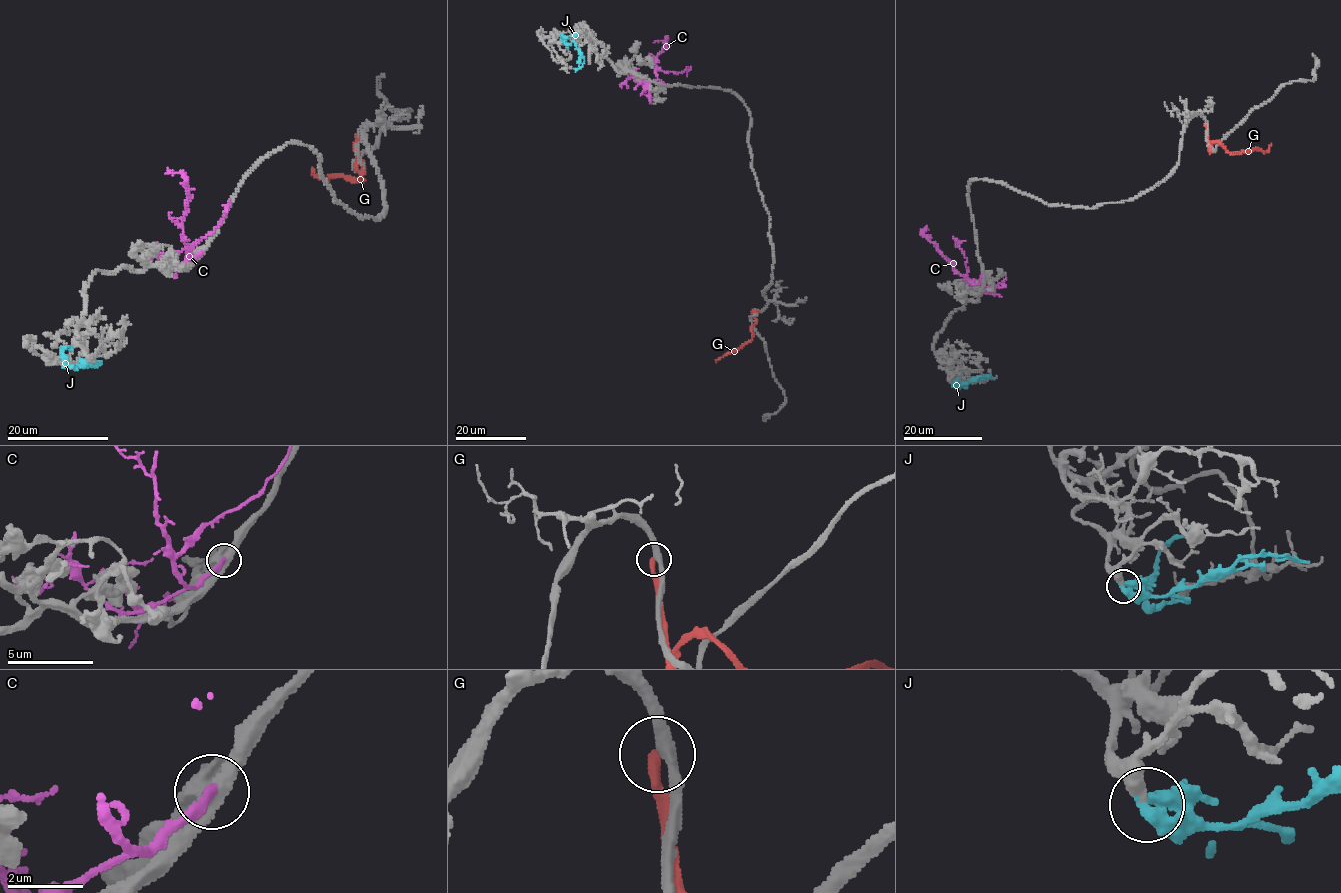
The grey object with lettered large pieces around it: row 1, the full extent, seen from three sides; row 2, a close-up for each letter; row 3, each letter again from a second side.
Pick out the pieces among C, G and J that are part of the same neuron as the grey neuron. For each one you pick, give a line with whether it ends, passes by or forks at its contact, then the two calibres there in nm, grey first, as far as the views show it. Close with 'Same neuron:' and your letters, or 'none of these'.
J: it ends | 340/440 nm
Same neuron: J

